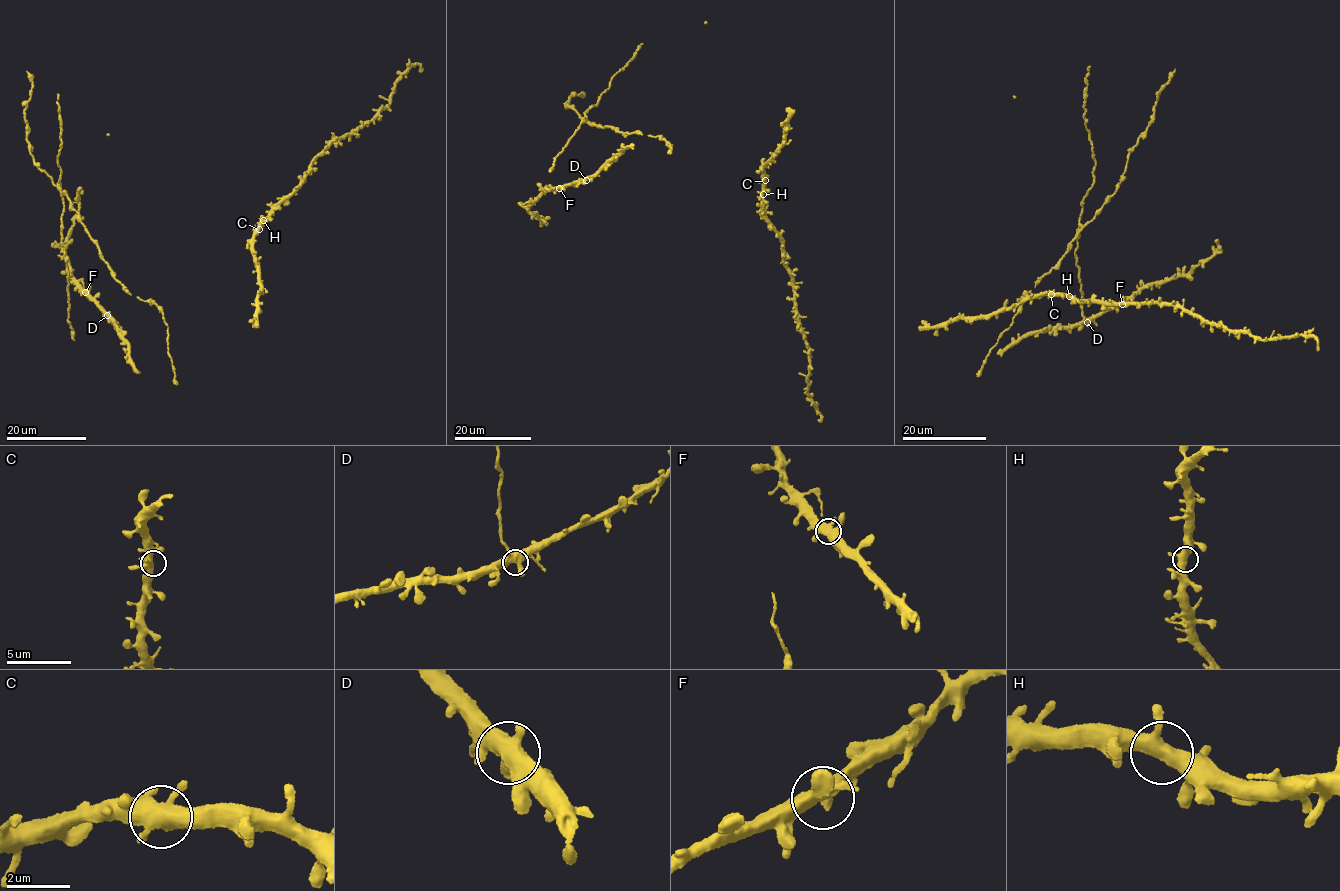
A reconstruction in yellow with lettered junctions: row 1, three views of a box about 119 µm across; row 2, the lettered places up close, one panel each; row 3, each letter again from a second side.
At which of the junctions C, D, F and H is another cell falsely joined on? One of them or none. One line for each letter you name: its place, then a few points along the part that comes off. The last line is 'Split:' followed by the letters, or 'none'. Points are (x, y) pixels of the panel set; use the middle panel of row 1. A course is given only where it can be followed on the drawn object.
Split: none

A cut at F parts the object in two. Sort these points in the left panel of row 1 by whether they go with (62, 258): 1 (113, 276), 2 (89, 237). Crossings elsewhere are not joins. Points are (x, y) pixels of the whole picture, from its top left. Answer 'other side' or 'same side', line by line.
1: other side
2: other side

